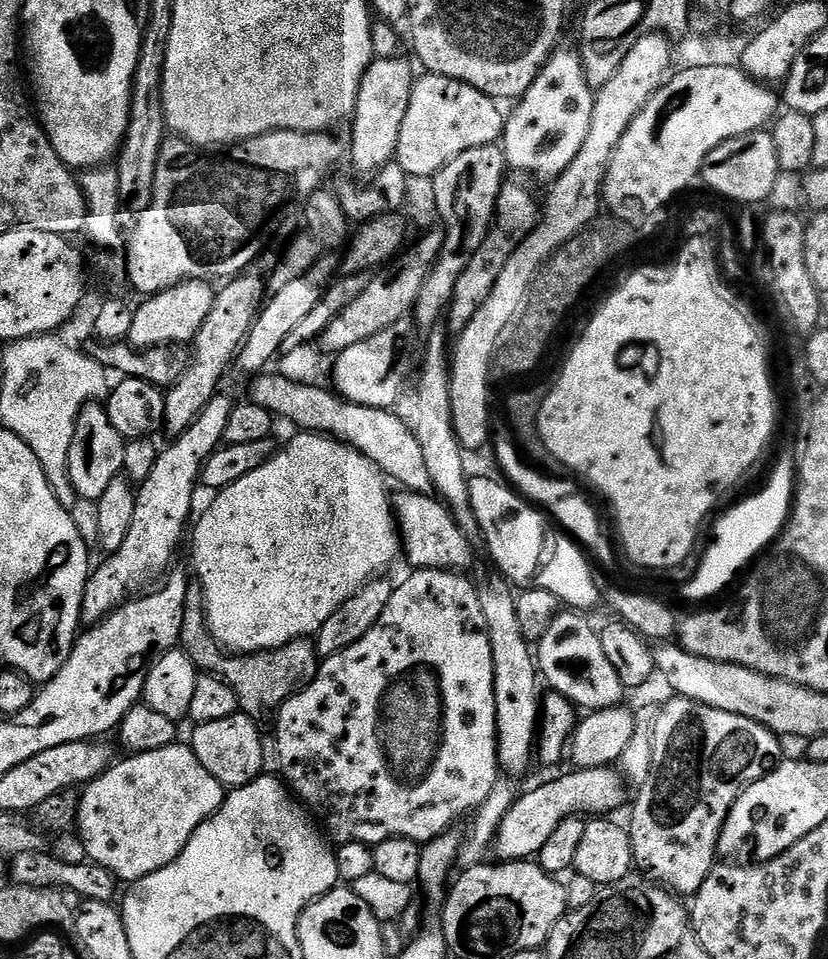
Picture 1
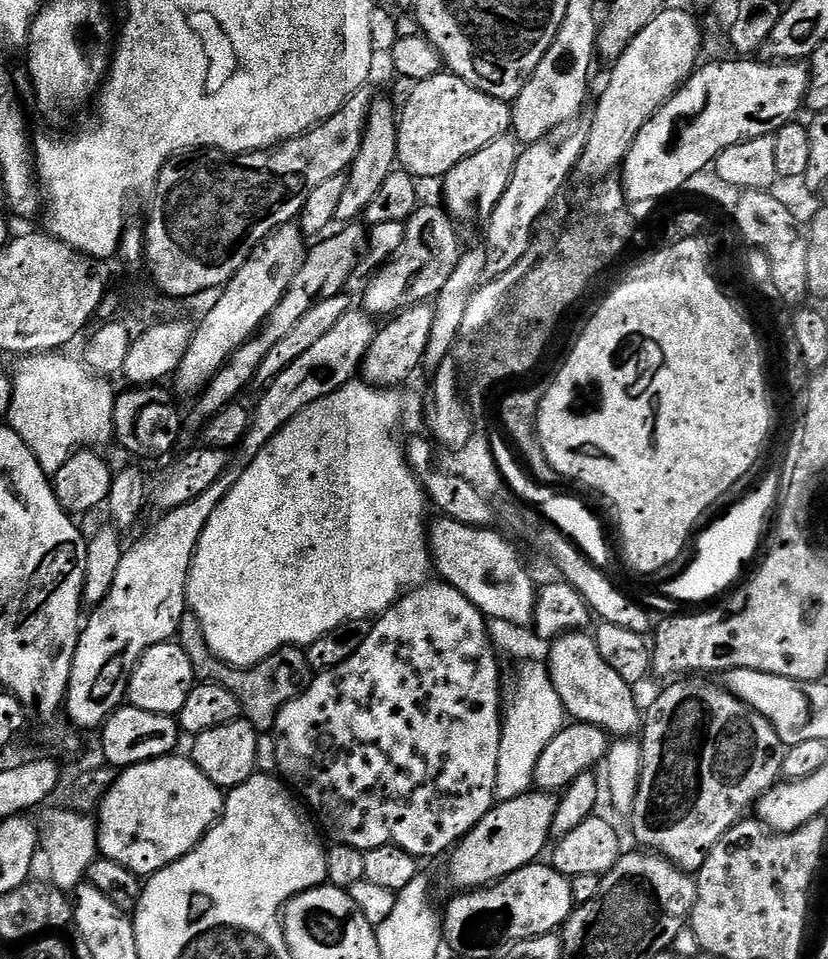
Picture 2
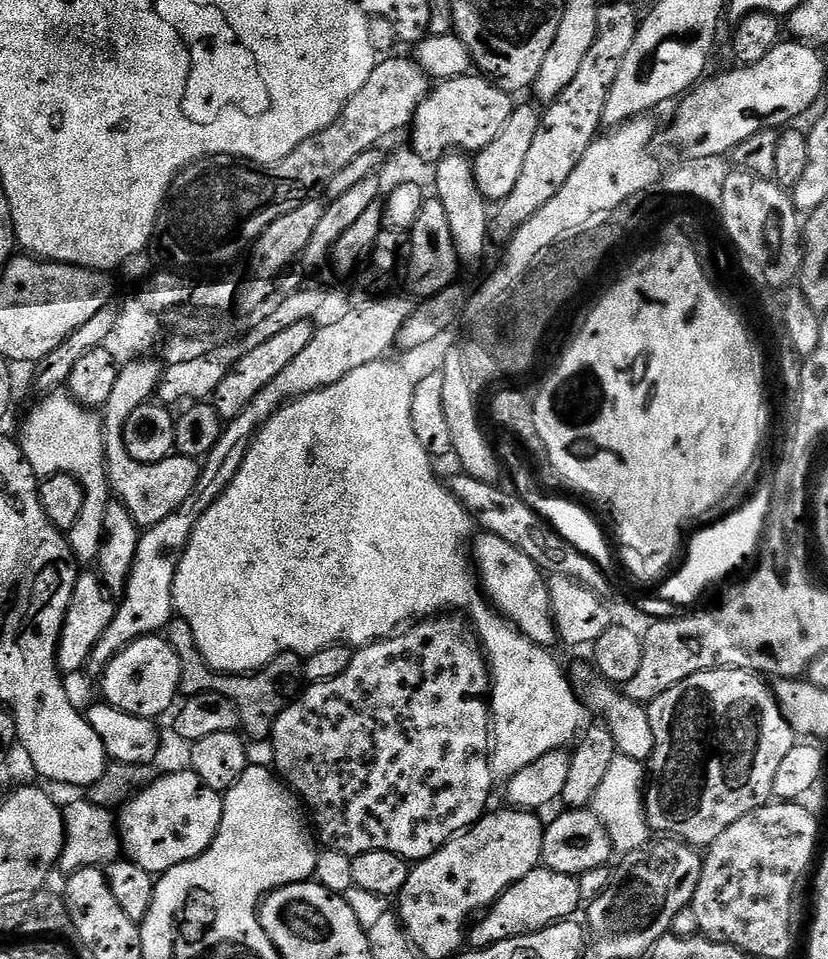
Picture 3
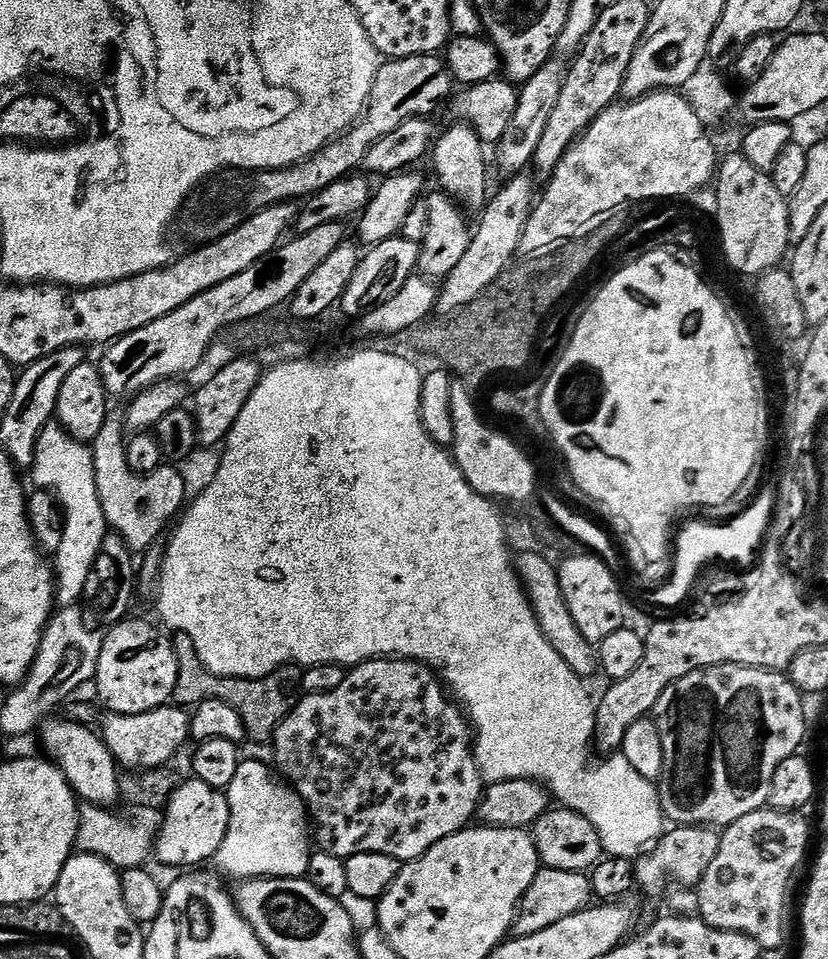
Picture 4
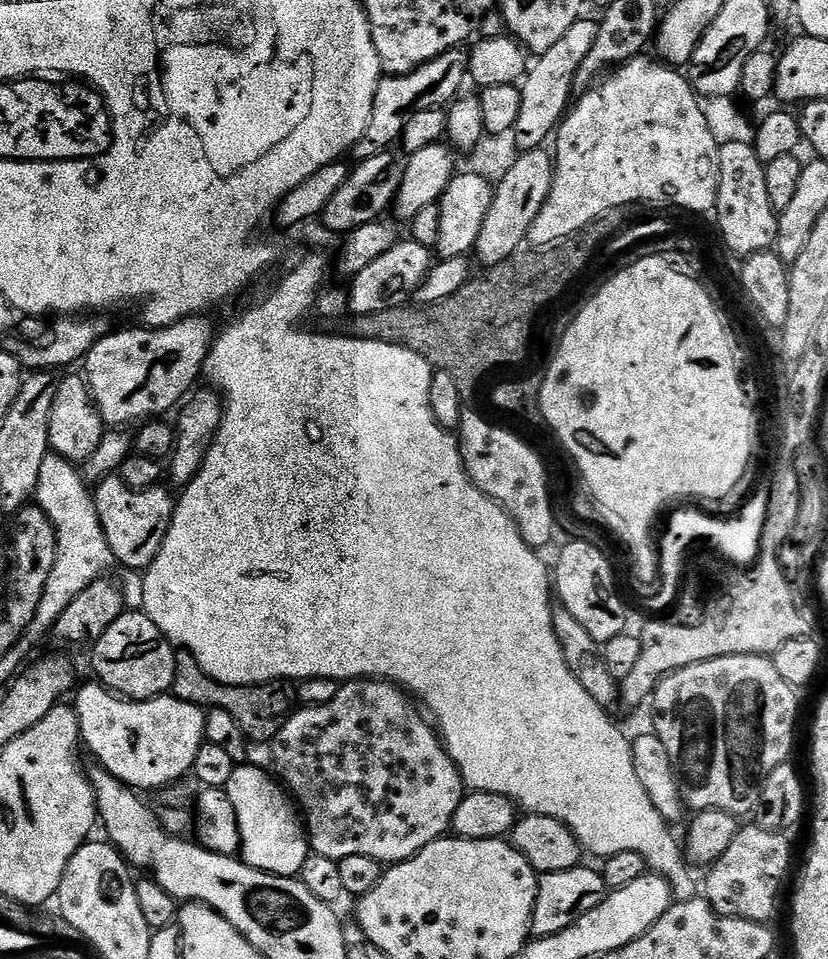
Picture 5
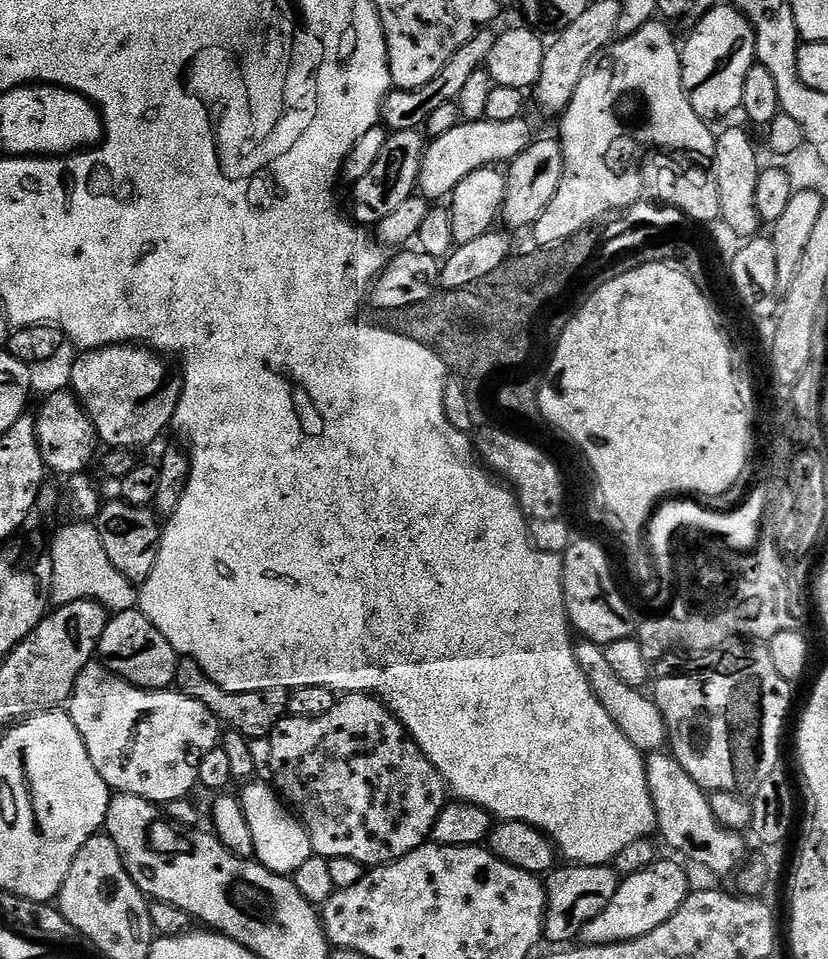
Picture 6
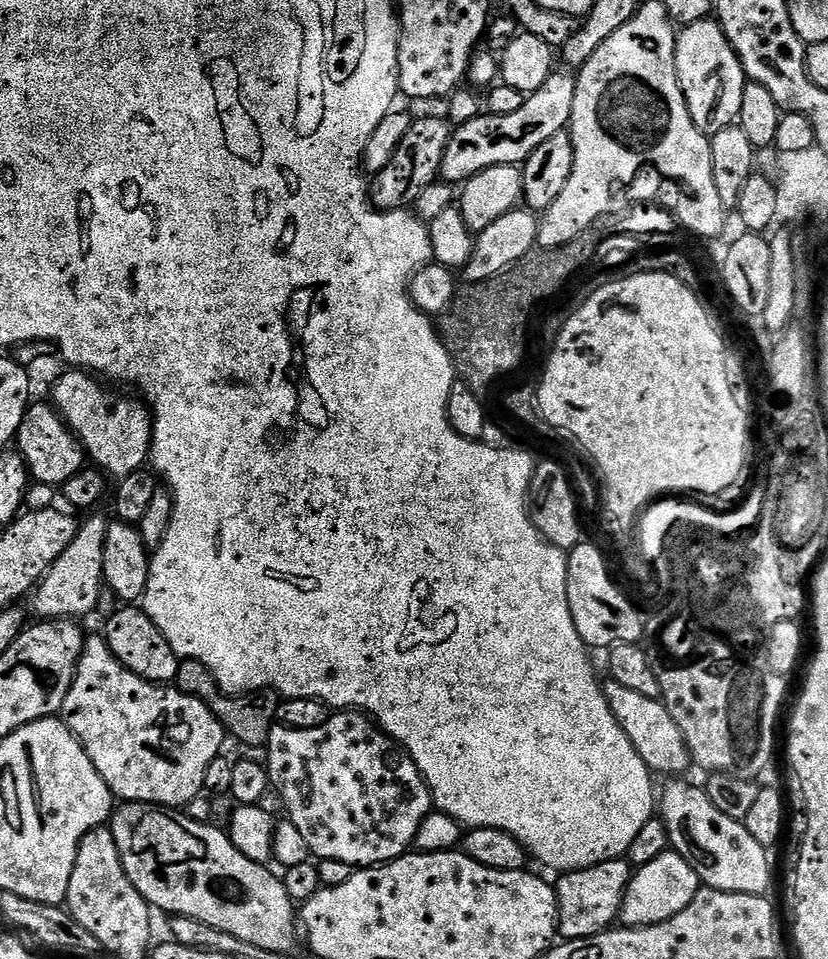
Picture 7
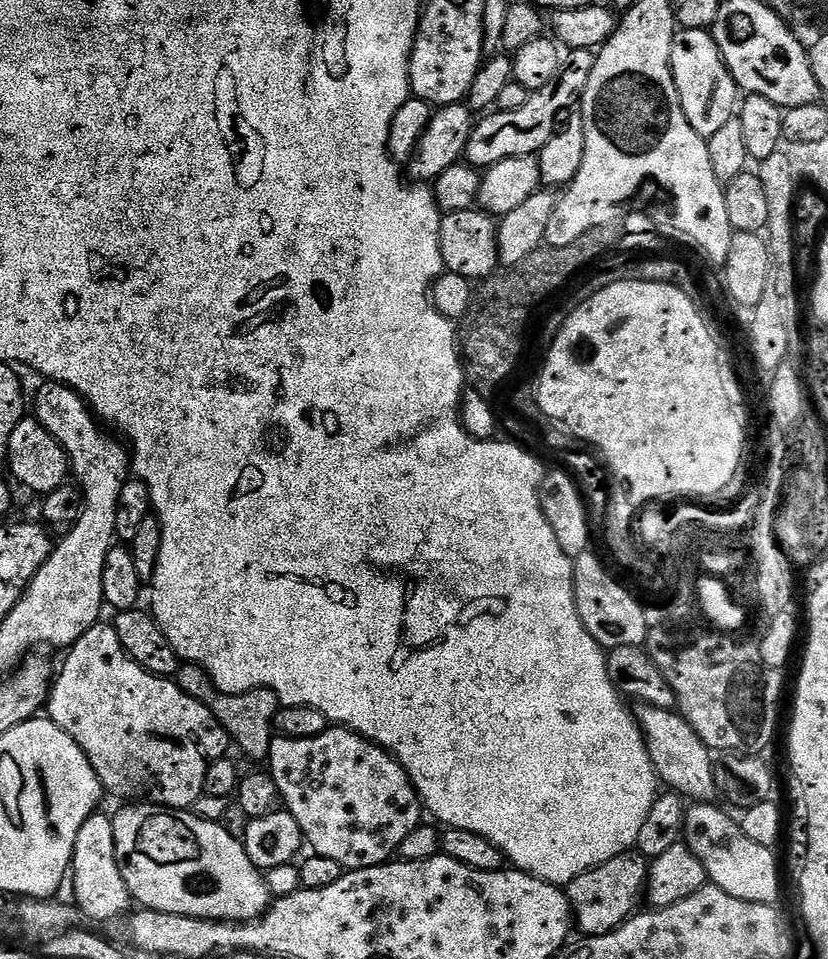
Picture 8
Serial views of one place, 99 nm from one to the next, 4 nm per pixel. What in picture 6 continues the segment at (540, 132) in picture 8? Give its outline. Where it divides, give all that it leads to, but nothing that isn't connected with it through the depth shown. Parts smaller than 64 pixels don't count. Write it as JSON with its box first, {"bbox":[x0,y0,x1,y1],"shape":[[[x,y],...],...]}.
{"bbox":[419,118,534,202],"shape":[[[528,118],[511,120],[510,122],[494,122],[490,119],[462,122],[449,130],[447,134],[435,137],[425,147],[420,171],[419,195],[429,202],[440,202],[443,198],[451,197],[452,191],[474,170],[490,168],[510,162],[522,150],[532,145],[534,133]]]}

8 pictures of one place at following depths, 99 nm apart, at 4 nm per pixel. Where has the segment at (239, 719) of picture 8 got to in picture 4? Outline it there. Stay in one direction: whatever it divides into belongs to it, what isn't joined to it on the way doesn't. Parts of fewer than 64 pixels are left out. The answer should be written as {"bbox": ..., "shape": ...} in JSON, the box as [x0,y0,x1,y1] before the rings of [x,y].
{"bbox":[171,633,304,744],"shape":[[[175,633],[171,637],[172,645],[178,658],[178,682],[174,682],[174,694],[171,703],[185,710],[191,710],[197,704],[207,700],[221,700],[238,710],[242,722],[246,726],[246,737],[249,741],[257,740],[264,744],[273,739],[278,726],[296,708],[297,702],[304,692],[304,668],[294,664],[284,664],[268,676],[257,680],[243,680],[233,676],[219,676],[204,665],[202,658],[194,650],[194,642],[190,642],[190,634]]]}

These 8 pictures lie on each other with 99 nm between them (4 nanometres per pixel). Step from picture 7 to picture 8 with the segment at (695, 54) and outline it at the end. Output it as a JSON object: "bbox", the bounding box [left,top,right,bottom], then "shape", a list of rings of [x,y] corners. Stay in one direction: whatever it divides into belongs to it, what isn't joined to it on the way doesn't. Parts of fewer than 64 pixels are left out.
{"bbox":[670,28,738,137],"shape":[[[680,28],[672,43],[670,62],[686,122],[690,122],[690,126],[694,126],[694,130],[702,137],[718,134],[718,130],[722,130],[722,126],[726,126],[726,122],[737,115],[738,89],[711,31]]]}

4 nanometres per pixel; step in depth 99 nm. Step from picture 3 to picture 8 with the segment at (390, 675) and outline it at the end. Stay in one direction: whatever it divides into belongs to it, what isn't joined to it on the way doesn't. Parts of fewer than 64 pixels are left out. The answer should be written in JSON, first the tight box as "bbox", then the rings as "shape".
{"bbox":[266,726,422,870],"shape":[[[329,726],[322,734],[318,734],[318,738],[288,740],[284,736],[276,736],[270,746],[266,768],[267,771],[272,773],[274,782],[278,786],[283,807],[298,822],[307,847],[317,856],[334,858],[334,862],[338,862],[346,870],[373,868],[379,864],[389,863],[399,853],[406,834],[410,834],[410,830],[420,827],[422,823],[422,817],[420,817],[420,812],[422,813],[422,801],[420,795],[416,793],[416,787],[410,782],[406,770],[397,762],[396,757],[392,756],[387,750],[375,744],[373,740],[367,740],[365,736],[359,736],[357,732],[351,732],[349,728]]]}

